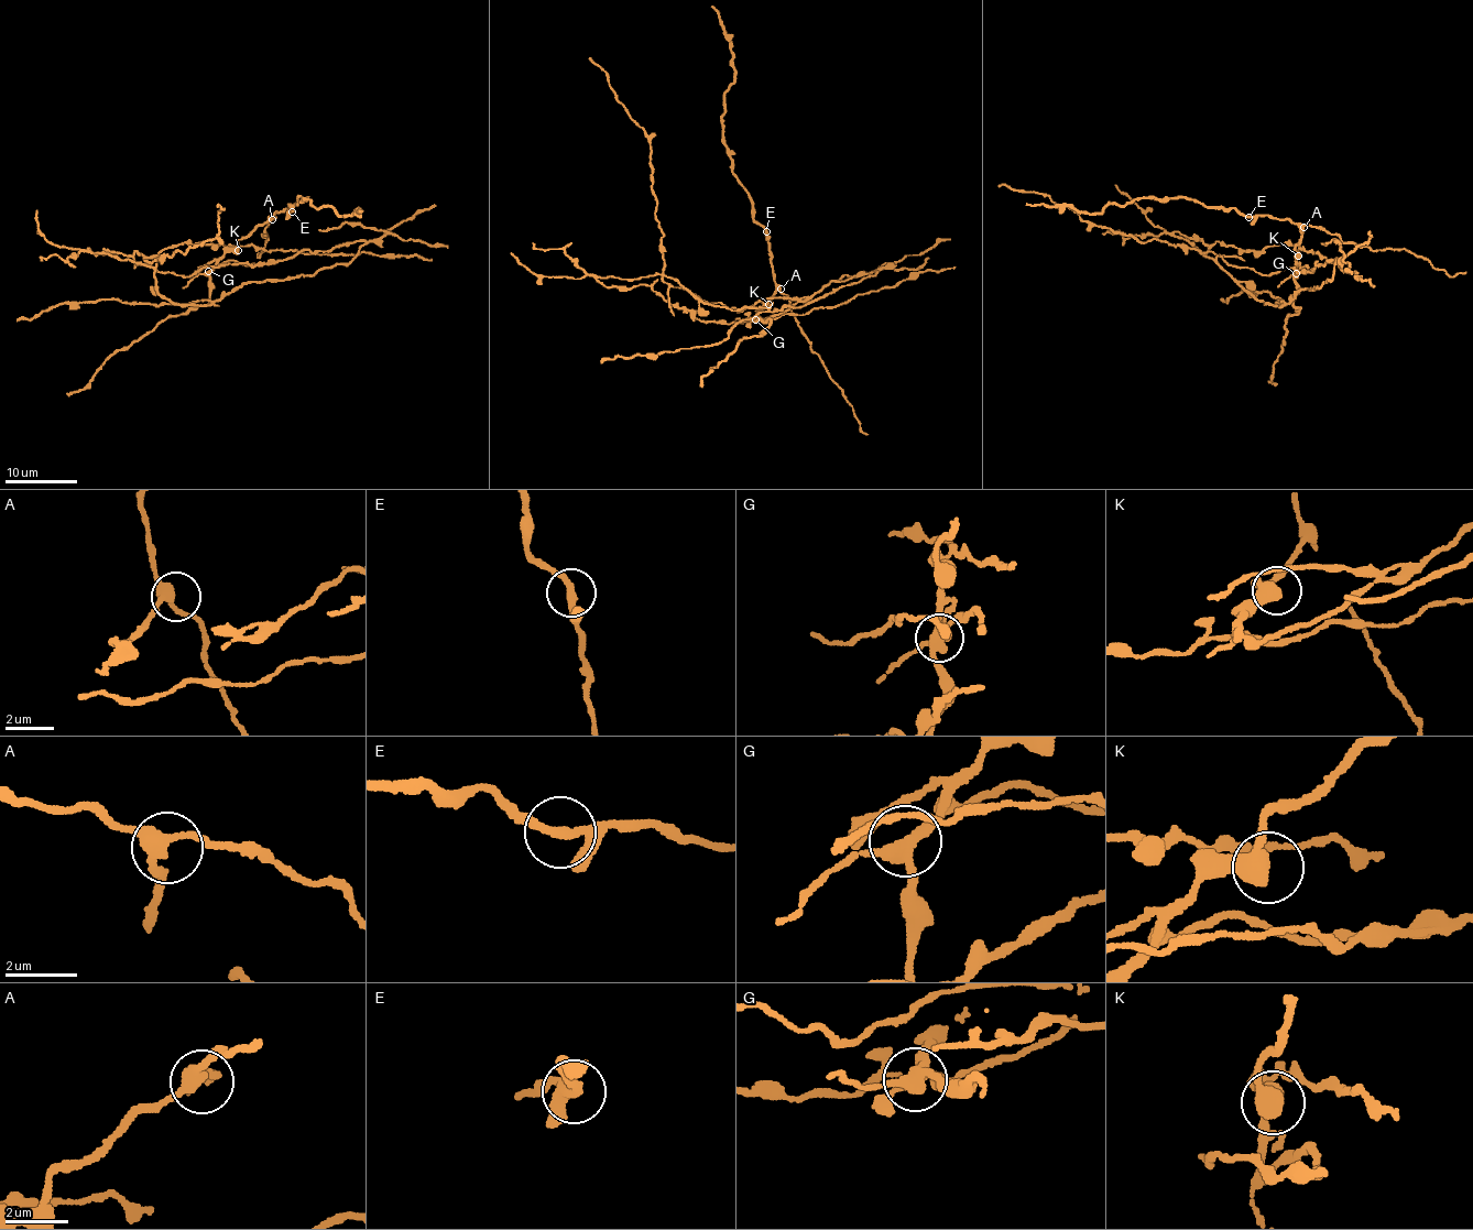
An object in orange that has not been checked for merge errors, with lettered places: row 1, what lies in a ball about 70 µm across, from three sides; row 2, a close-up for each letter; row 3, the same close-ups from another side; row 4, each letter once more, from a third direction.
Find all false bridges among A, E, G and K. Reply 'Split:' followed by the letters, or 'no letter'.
Split: G

